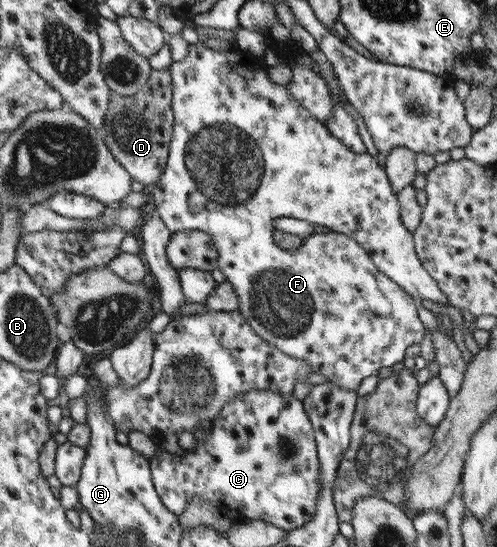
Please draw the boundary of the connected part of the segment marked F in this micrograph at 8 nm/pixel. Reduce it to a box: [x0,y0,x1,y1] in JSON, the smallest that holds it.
[150,42,447,392]

